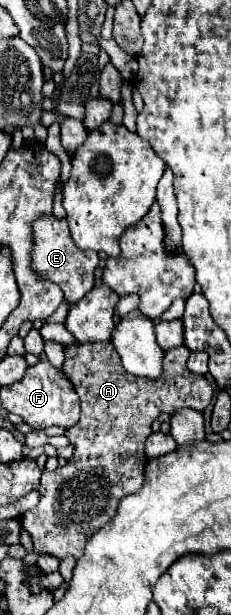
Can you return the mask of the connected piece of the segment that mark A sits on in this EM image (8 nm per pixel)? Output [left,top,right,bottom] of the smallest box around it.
[21,341,213,559]

